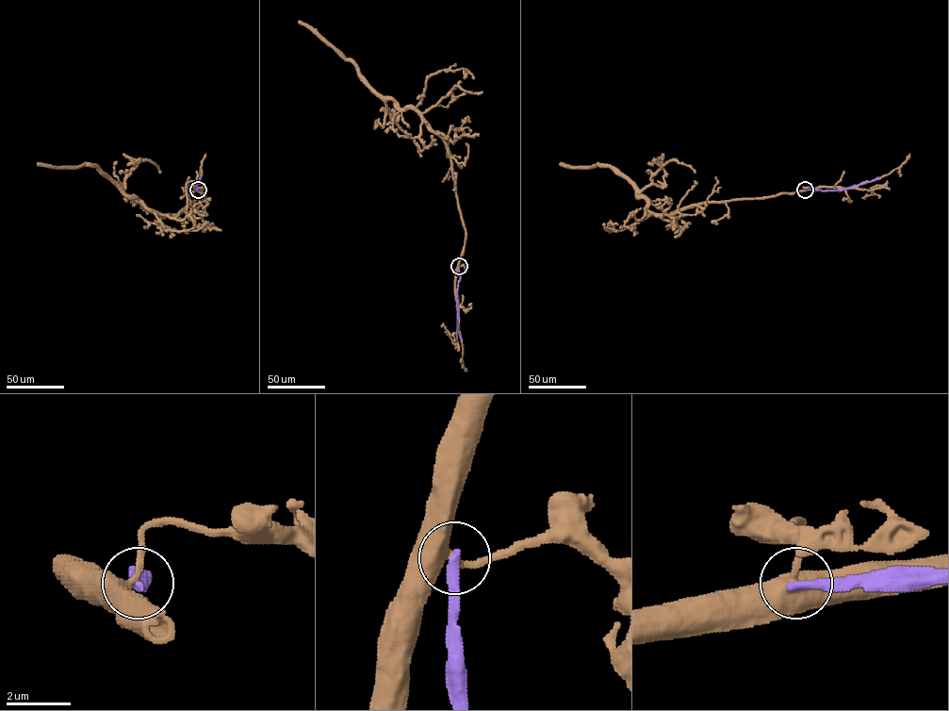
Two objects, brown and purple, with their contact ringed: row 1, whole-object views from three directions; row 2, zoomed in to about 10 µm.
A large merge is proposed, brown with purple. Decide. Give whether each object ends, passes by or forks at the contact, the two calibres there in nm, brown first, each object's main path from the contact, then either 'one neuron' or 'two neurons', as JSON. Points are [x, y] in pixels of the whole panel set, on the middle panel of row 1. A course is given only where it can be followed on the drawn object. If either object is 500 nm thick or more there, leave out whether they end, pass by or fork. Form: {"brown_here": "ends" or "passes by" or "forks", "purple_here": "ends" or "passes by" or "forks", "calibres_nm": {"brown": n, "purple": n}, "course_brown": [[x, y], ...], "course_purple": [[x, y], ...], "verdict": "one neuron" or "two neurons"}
{"brown_here": "passes by", "purple_here": "ends", "calibres_nm": {"brown": 400, "purple": 320}, "course_brown": [[459, 266], [465, 229], [448, 146], [414, 109], [400, 109], [390, 99], [381, 96]], "course_purple": [[459, 266], [457, 328], [461, 339]], "verdict": "two neurons"}

